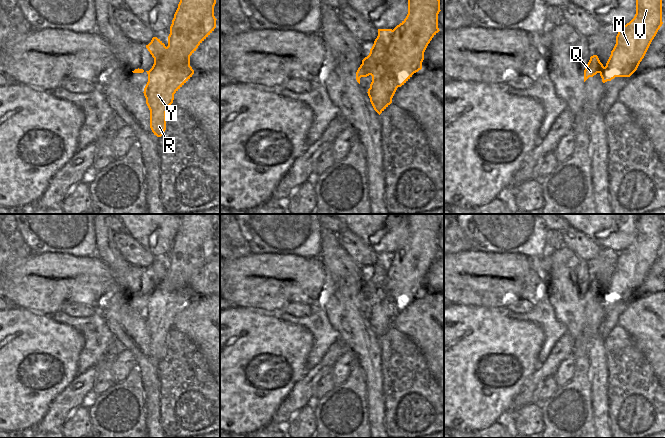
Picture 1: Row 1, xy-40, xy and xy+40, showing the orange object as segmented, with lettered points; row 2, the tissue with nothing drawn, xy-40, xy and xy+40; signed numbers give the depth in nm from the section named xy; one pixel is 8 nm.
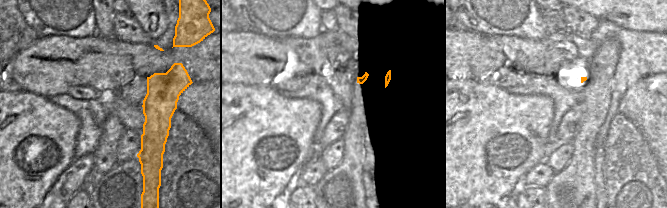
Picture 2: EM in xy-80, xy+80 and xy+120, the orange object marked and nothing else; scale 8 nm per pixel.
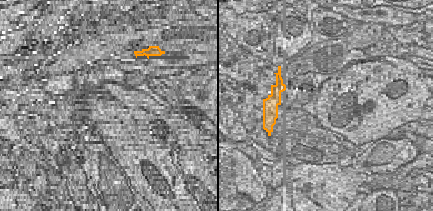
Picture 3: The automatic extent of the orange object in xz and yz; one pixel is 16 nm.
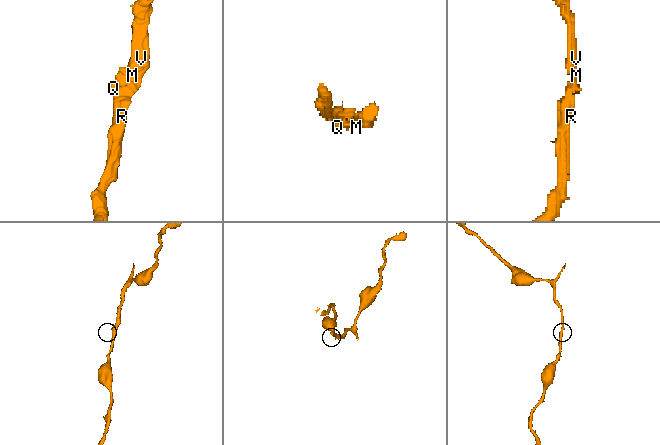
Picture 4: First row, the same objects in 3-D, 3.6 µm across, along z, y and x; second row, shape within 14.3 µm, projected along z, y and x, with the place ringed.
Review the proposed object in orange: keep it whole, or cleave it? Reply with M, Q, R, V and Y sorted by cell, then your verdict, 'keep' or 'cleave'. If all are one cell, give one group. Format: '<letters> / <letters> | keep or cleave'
M Q R V Y | keep

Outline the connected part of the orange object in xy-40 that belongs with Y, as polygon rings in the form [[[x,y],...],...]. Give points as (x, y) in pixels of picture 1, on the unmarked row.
[[[178,214],[180,226],[168,260],[168,270],[153,261],[146,272],[154,282],[144,312],[150,334],[150,352],[161,361],[166,354],[166,336],[174,318],[192,301],[190,280],[216,252],[215,214]]]

